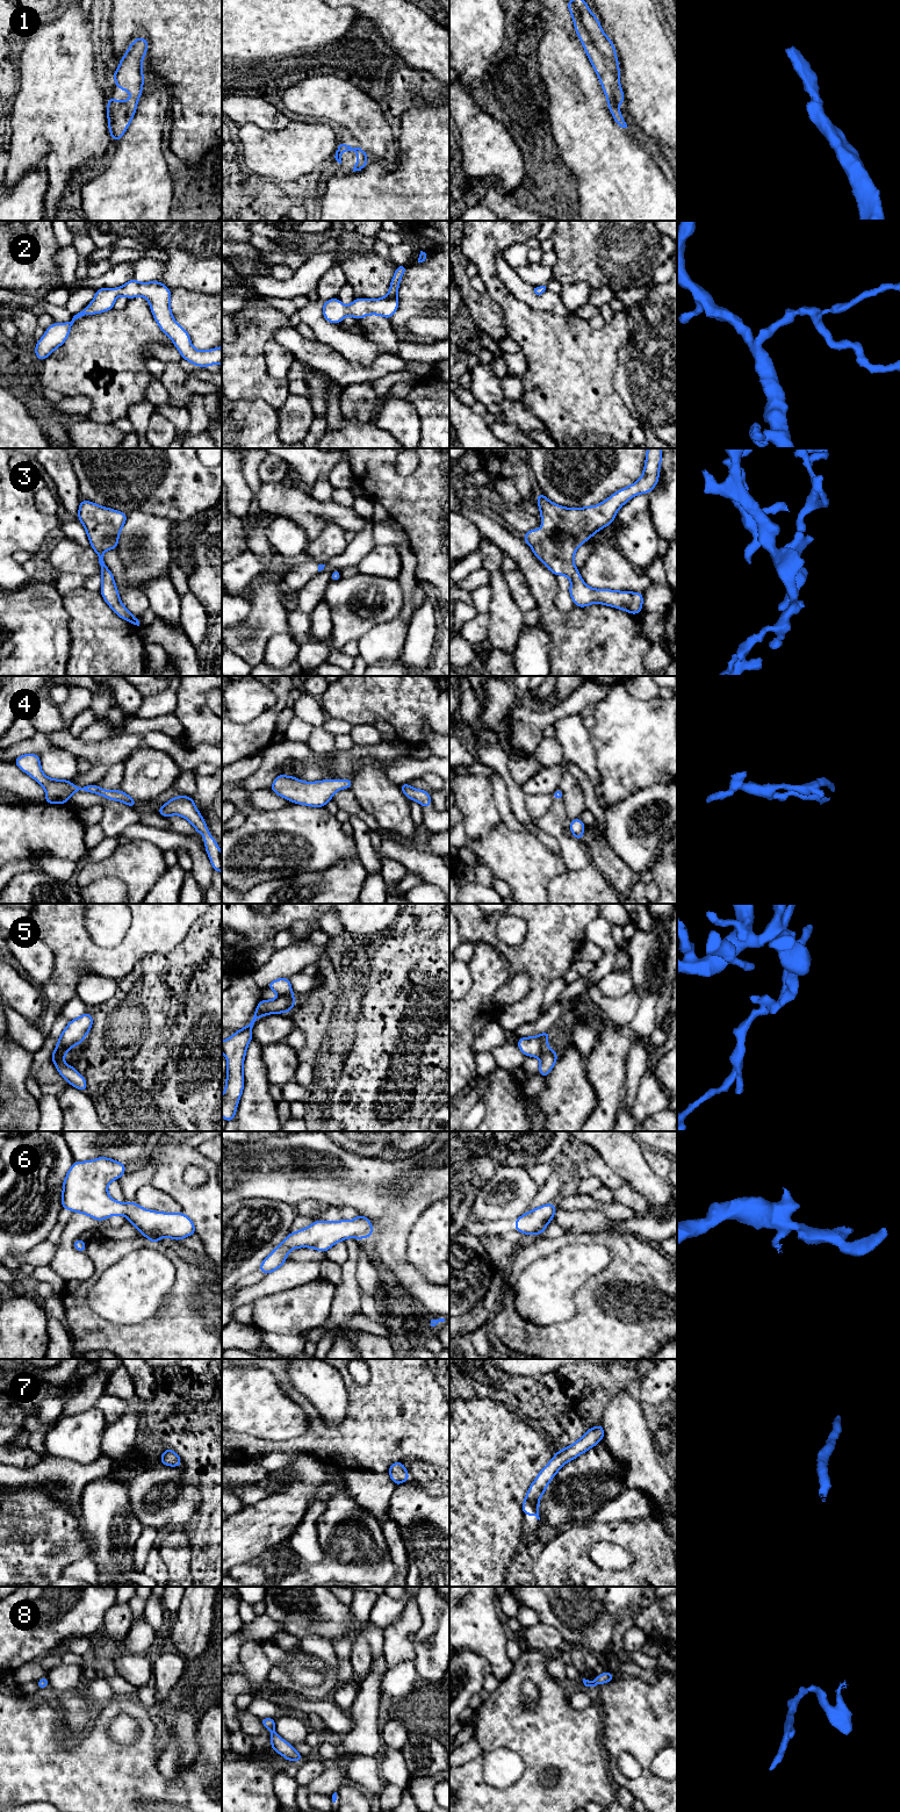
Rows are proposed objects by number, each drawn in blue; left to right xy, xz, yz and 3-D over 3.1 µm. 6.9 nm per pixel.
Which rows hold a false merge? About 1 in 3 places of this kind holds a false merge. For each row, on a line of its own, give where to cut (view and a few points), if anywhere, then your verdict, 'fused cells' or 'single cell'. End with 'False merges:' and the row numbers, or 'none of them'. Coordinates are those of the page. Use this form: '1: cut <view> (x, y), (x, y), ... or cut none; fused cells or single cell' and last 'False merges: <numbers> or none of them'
1: cut none; single cell
2: cut none; single cell
3: cut none; single cell
4: cut none; single cell
5: cut xy (64, 1054), (55, 1054), (51, 1057); fused cells
6: cut none; single cell
7: cut none; single cell
8: cut none; single cell
False merges: 5

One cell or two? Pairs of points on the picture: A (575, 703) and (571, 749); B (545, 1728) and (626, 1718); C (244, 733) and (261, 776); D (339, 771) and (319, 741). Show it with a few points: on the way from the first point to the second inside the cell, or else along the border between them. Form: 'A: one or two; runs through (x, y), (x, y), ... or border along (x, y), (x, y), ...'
A: two; border along (578, 713), (559, 718), (553, 724)
B: two; border along (600, 1708), (603, 1749)
C: two; border along (273, 741), (260, 753)
D: two; border along (333, 749), (323, 755)

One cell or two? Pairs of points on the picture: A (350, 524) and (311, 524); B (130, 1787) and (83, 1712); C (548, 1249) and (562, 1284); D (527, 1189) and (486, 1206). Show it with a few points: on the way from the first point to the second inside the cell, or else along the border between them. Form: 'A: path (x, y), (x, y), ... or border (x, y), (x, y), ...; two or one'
A: path (338, 515), (314, 512); one
B: border (93, 1712), (80, 1734), (66, 1734); two
C: border (576, 1244), (563, 1245), (539, 1257), (526, 1267); two
D: path (517, 1193), (503, 1196), (496, 1201); one

